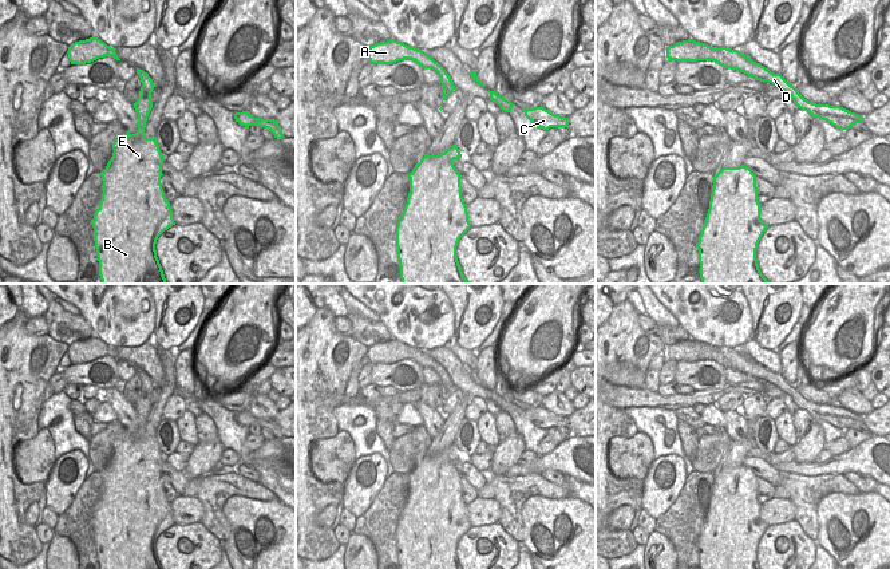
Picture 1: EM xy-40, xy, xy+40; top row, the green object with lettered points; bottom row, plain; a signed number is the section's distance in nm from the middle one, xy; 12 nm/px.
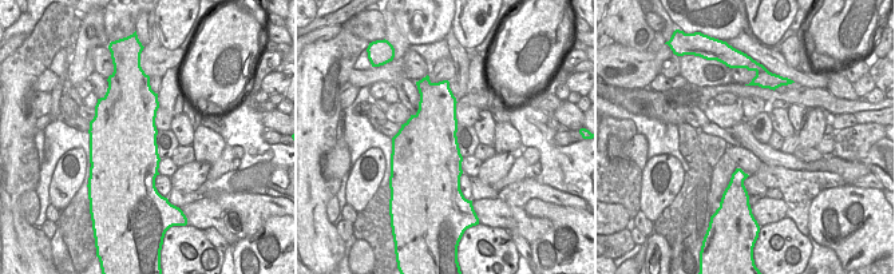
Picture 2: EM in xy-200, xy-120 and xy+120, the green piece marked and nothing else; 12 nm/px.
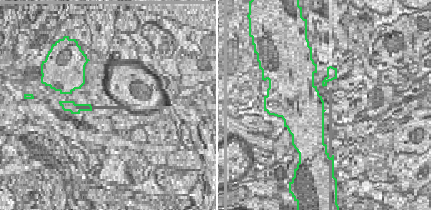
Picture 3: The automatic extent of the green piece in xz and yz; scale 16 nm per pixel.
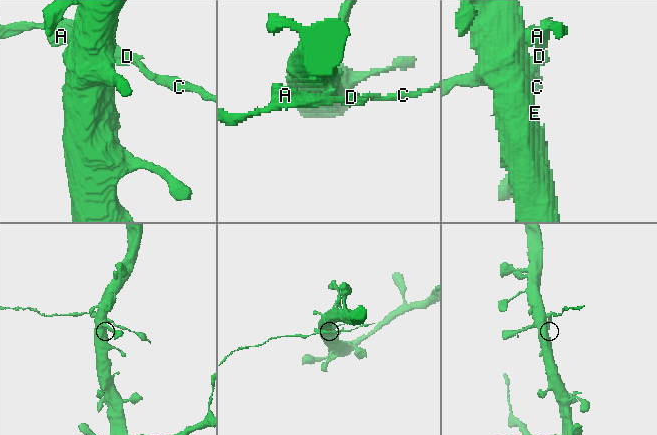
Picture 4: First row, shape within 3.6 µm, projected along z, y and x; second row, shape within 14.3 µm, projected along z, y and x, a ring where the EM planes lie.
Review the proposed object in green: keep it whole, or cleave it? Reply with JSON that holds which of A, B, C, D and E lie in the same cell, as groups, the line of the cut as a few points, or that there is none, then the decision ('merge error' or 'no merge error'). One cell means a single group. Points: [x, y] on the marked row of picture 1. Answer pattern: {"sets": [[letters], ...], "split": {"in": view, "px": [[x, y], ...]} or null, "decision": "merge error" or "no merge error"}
{"sets": [["A", "C", "D"], ["B", "E"]], "split": {"in": "xy", "px": [[439, 64], [432, 68]]}, "decision": "merge error"}

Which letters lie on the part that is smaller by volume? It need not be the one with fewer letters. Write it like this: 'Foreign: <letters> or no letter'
Foreign: A, C, D

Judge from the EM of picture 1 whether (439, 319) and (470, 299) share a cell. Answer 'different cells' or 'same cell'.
different cells

